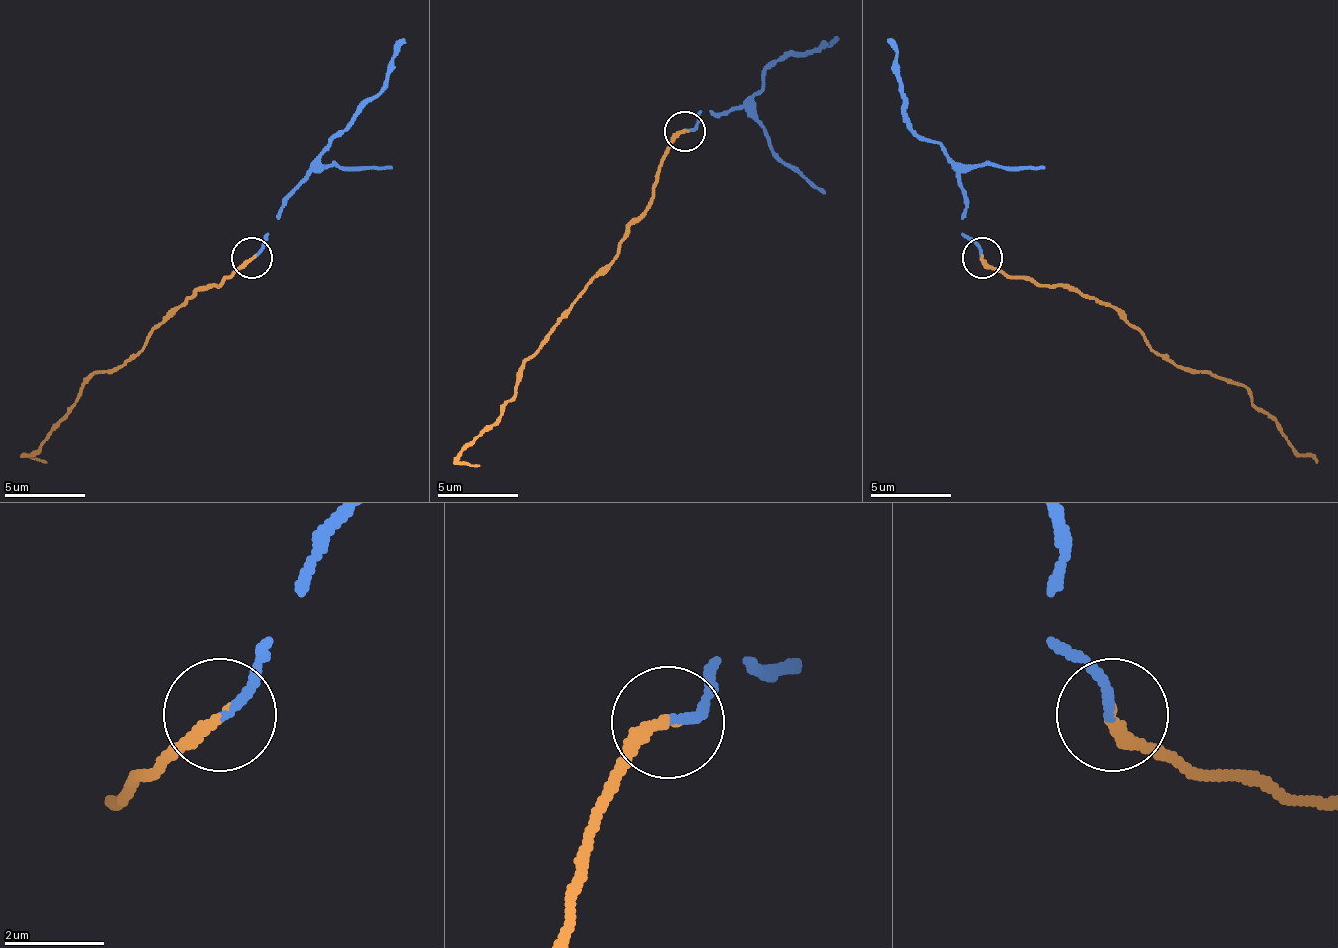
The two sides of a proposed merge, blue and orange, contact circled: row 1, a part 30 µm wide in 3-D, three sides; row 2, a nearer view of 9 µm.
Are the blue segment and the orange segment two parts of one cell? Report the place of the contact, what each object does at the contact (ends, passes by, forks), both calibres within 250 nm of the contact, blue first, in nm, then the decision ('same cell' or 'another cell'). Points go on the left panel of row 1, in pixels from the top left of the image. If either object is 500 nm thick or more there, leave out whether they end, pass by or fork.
(252, 258) | blue ends | orange ends | 170/280 nm | another cell

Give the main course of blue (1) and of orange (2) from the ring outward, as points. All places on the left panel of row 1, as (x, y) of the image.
1: (253, 257), (269, 232), (281, 200), (382, 86), (394, 46), (403, 38)
2: (253, 257), (220, 285), (204, 285), (184, 301), (127, 362), (90, 378), (50, 439), (25, 455), (46, 463)

